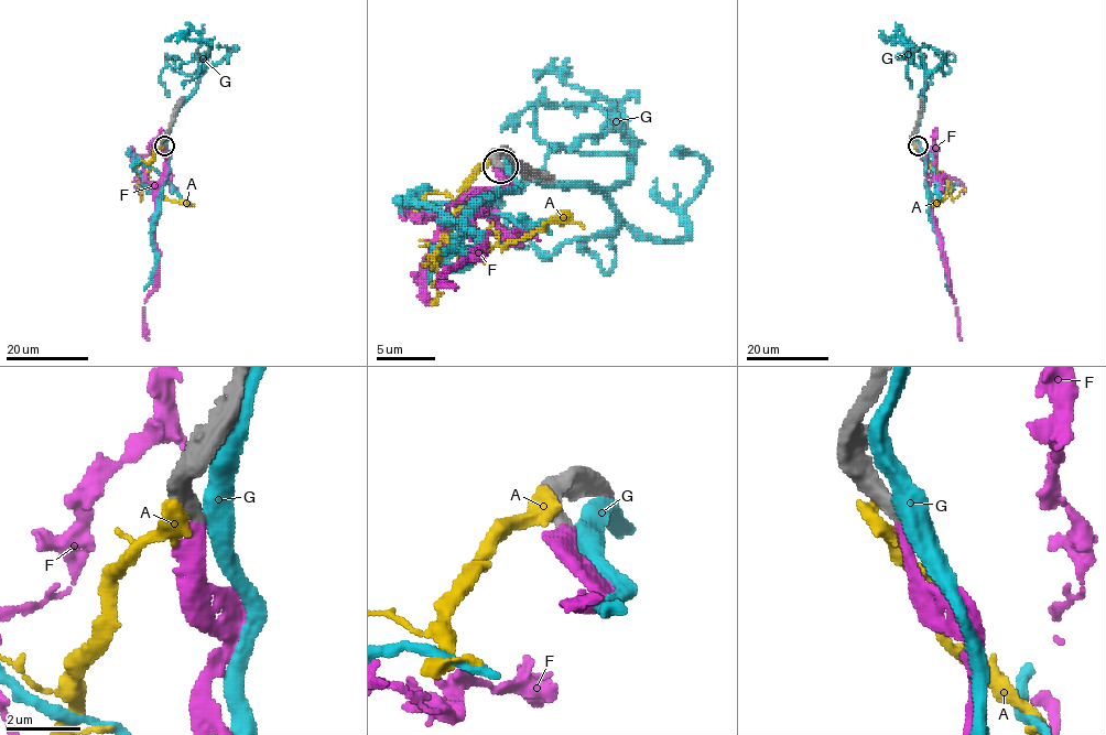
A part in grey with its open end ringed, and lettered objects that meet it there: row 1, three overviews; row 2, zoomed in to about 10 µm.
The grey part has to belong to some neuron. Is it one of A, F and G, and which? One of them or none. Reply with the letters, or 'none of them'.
F

